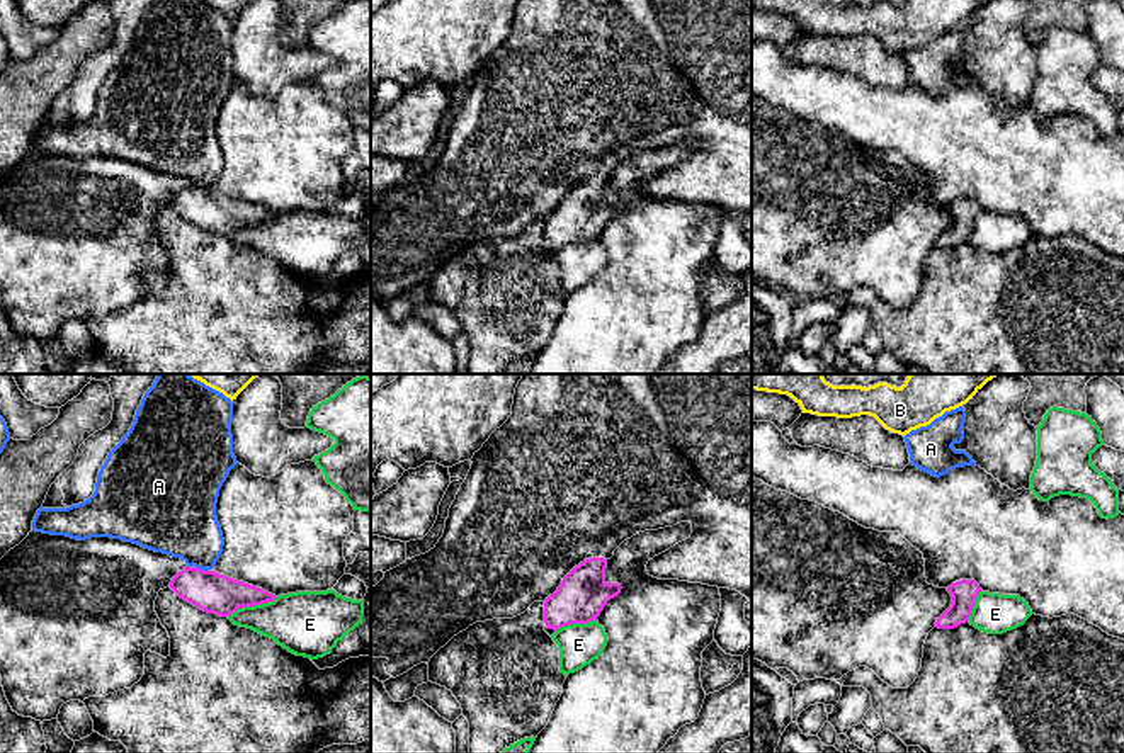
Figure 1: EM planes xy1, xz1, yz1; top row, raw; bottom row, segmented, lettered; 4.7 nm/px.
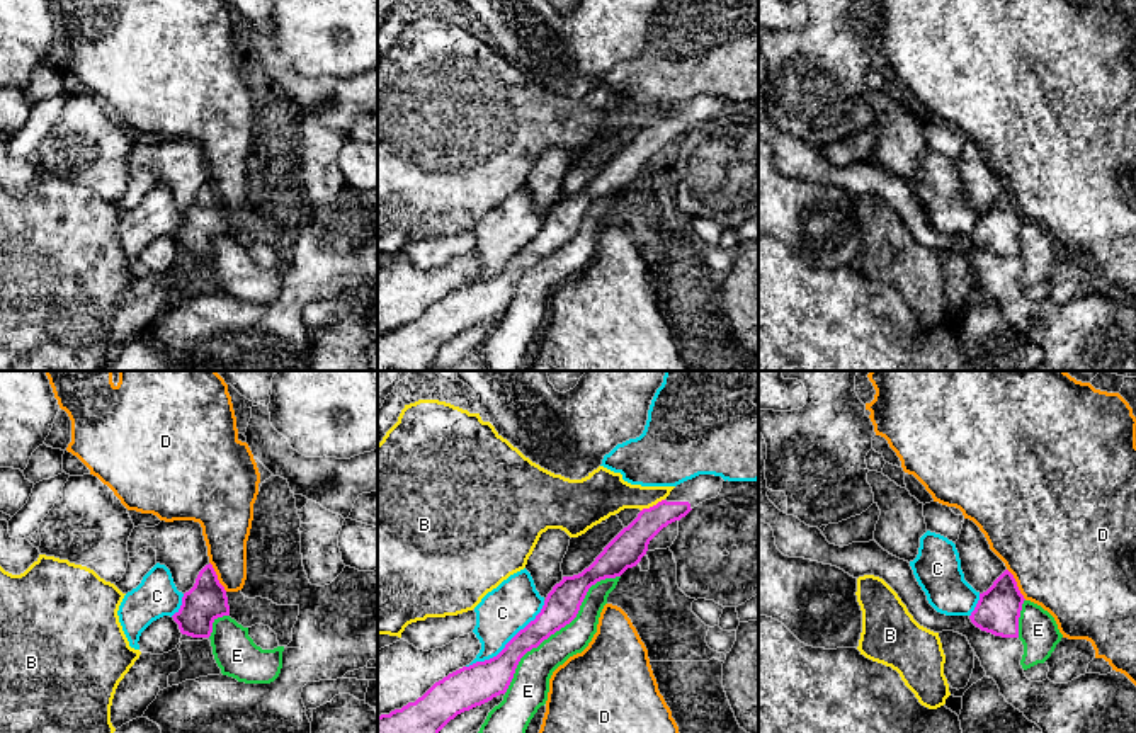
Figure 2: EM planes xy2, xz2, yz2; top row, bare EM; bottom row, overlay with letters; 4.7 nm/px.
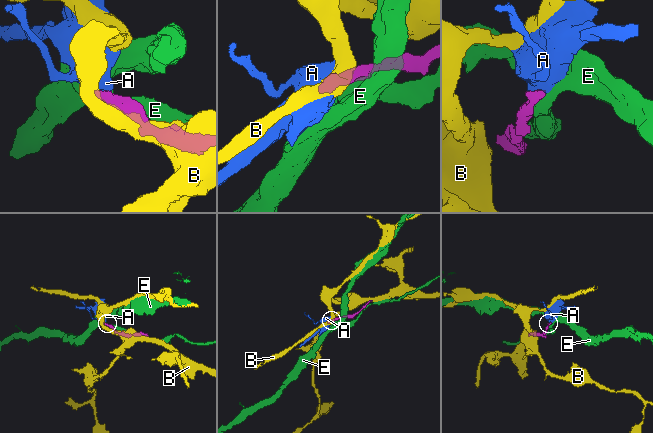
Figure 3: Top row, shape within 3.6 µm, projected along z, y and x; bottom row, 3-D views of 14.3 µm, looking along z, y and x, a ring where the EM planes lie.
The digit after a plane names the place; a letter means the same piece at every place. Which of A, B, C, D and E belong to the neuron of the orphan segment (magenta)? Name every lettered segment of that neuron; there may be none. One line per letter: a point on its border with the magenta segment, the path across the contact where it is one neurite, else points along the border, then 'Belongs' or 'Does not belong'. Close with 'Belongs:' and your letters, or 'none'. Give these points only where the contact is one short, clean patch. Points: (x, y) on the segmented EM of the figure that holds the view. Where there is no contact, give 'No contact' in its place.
A: Touches magenta at xy1 (201, 570). Path across: xy1 (211, 592), (201, 582), (201, 570), (201, 546), (181, 522). Belongs
B: Touches magenta at xz2 (653, 505). Boundary: xz2 (664, 499), (641, 511). Does not belong
C: Touches magenta at xz2 (509, 642). Does not belong
D: Touches magenta at yz2 (1016, 584). Does not belong
E: Touches magenta at xz2 (560, 628). Does not belong
Belongs: A

